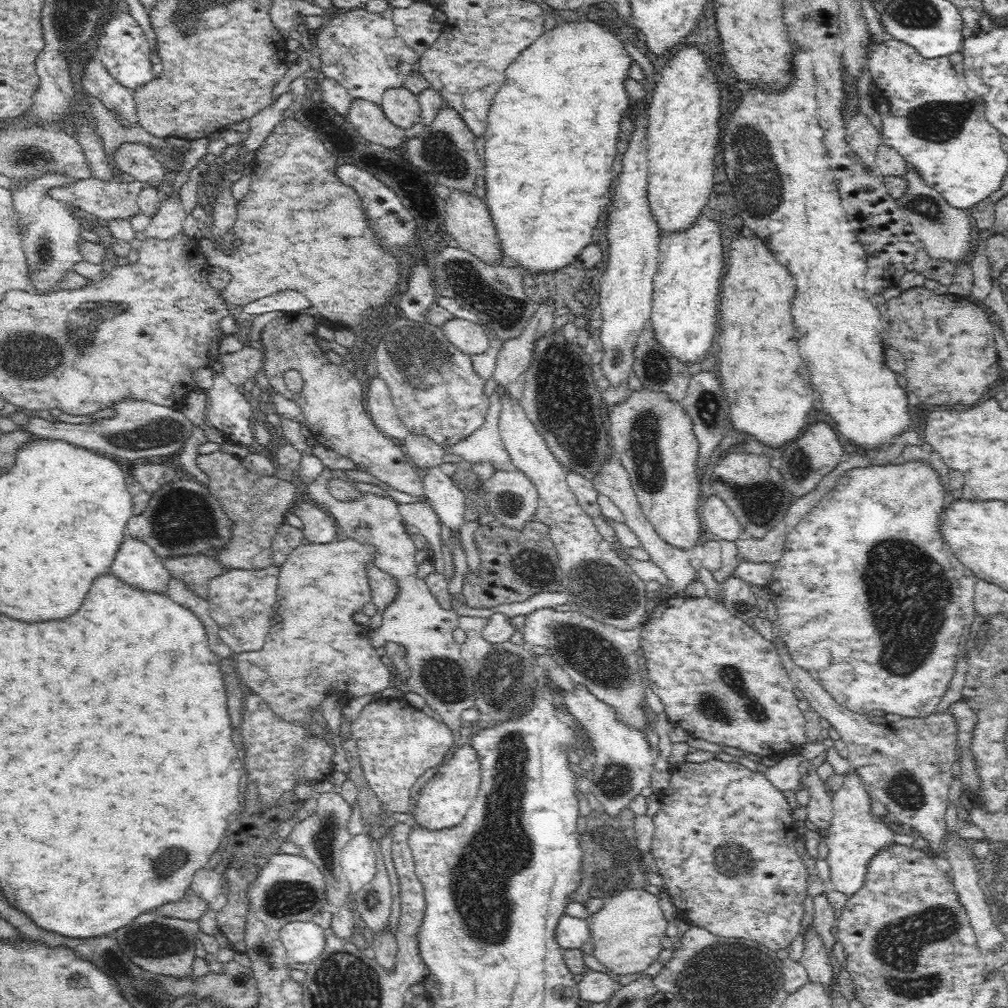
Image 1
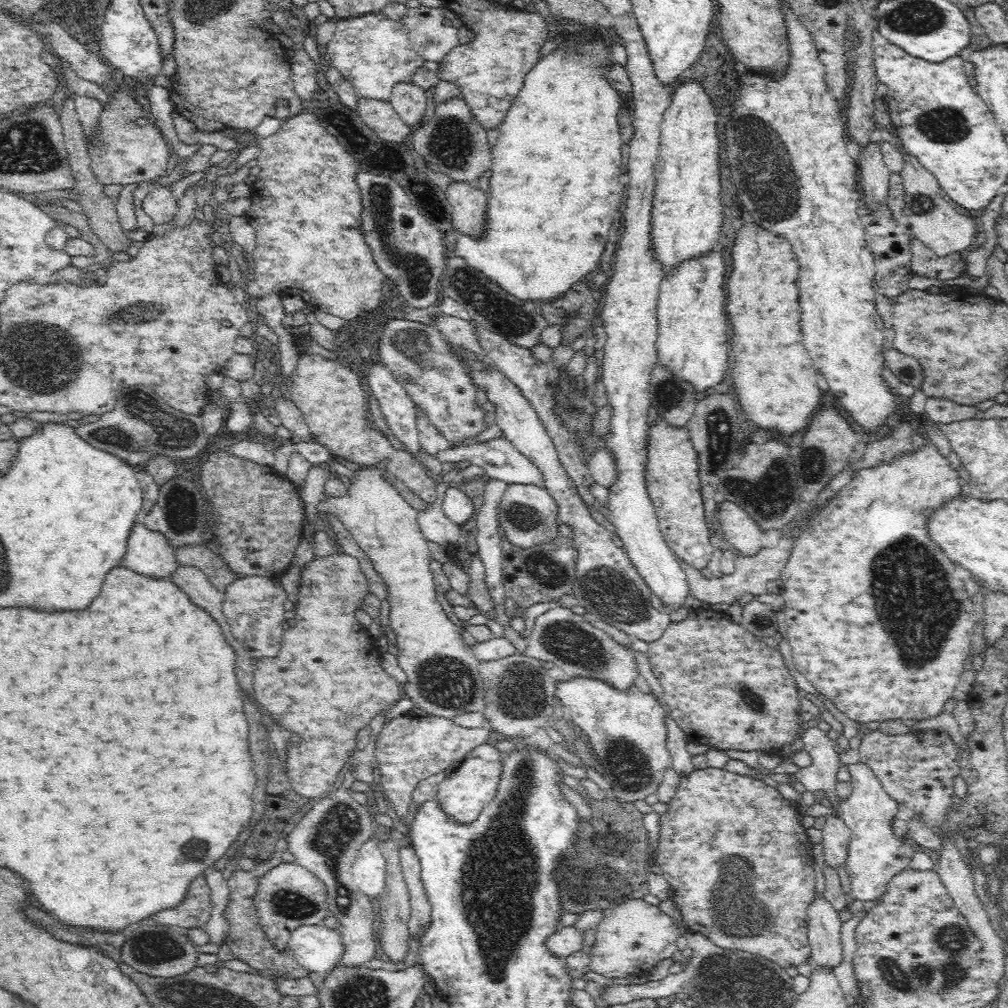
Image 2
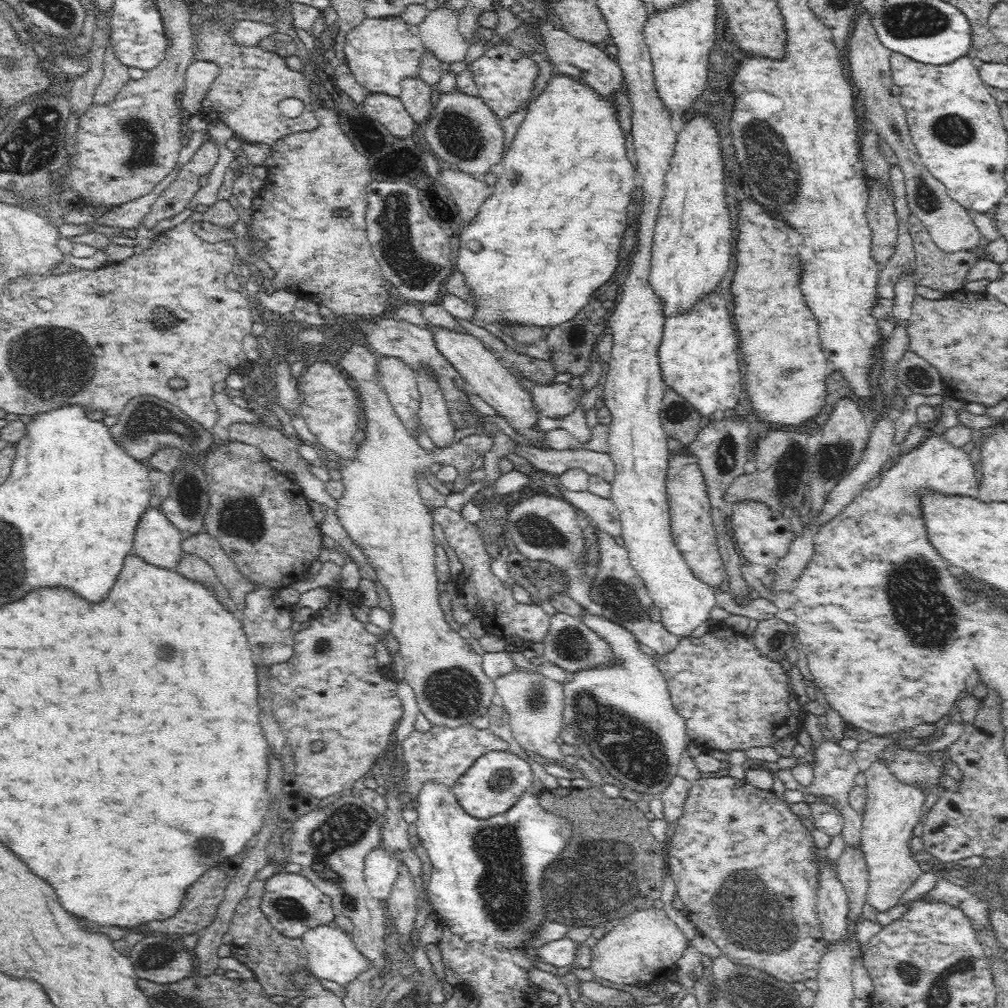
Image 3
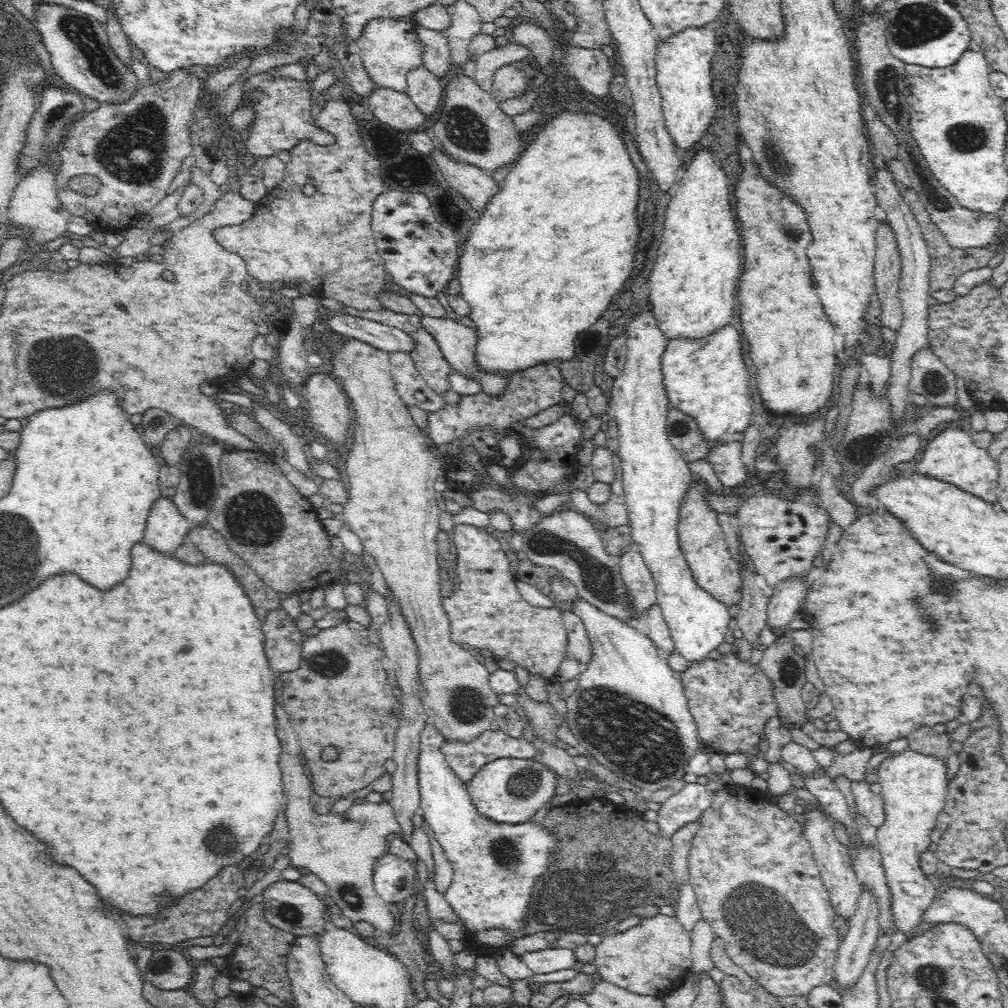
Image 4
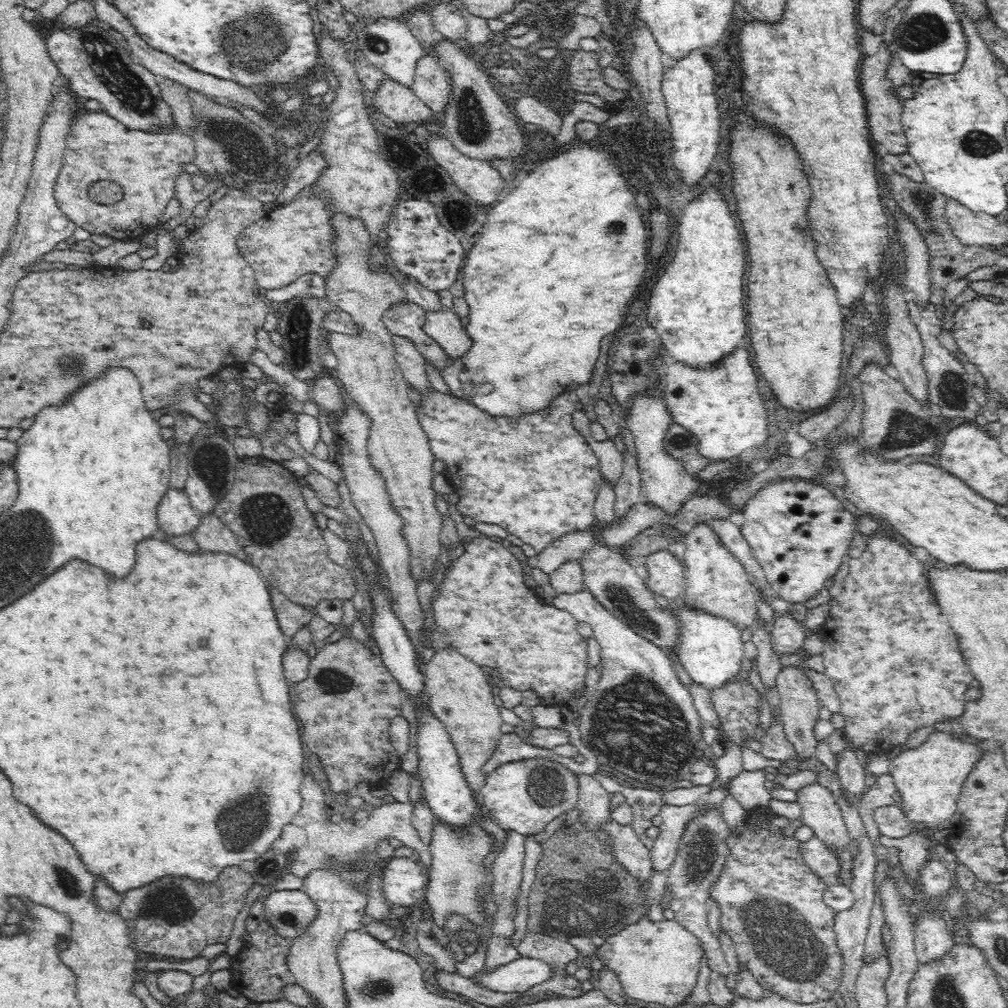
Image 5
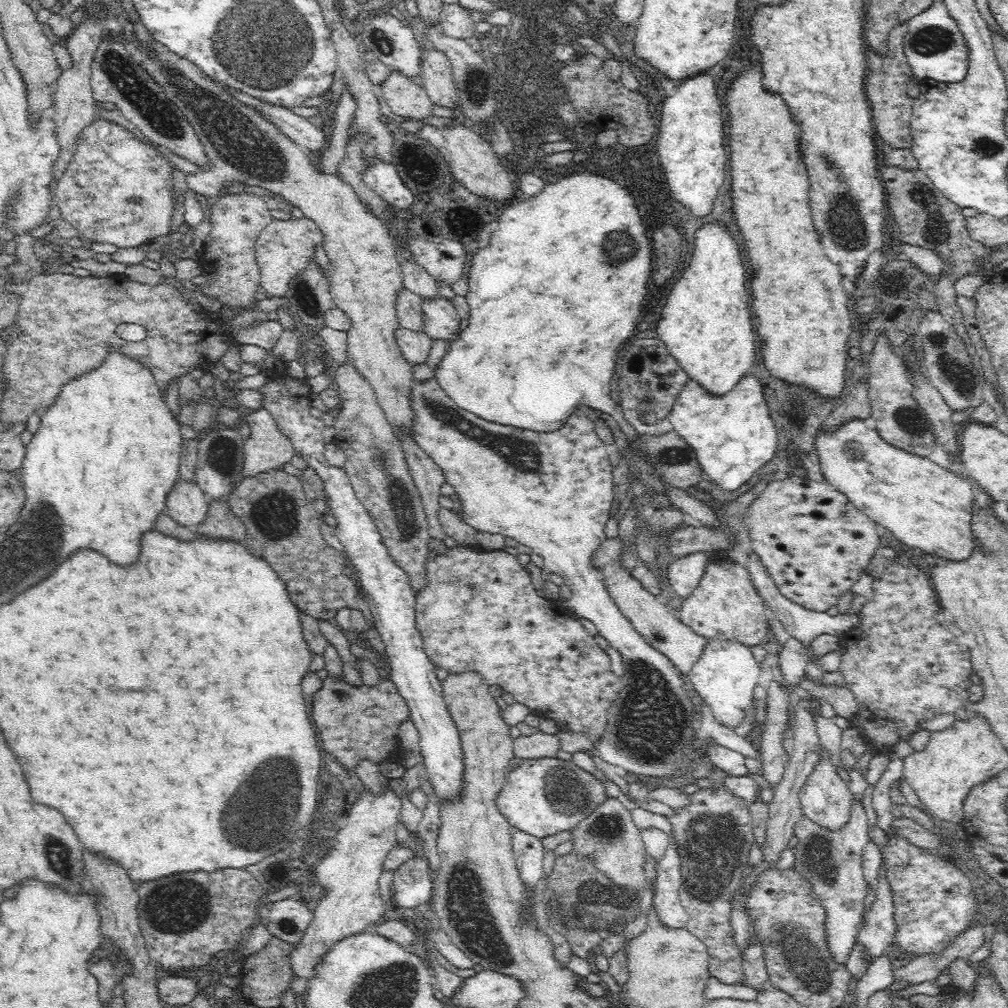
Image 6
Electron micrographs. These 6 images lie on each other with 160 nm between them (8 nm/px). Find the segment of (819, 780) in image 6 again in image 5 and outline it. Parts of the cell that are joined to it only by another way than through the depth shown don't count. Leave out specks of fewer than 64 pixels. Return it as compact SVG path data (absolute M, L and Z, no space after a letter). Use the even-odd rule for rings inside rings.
M816 783L808 784L796 791L797 803L801 808L803 824L812 828L812 832L820 842L827 848L834 851L833 857L837 860L837 880L840 885L850 886L852 882L853 856L849 852L851 838L847 833L844 821L842 820L839 806L835 803L834 797L825 788L818 786Z

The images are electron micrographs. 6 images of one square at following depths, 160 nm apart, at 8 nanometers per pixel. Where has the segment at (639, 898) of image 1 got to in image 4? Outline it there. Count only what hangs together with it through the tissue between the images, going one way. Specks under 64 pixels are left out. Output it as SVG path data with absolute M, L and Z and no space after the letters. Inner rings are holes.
M658 913L651 917L642 917L636 926L632 926L628 930L612 931L603 935L602 941L595 944L596 955L592 962L596 966L598 974L602 976L601 980L606 980L635 994L661 998L664 993L676 986L690 970L690 947L690 933L684 929L676 917Z

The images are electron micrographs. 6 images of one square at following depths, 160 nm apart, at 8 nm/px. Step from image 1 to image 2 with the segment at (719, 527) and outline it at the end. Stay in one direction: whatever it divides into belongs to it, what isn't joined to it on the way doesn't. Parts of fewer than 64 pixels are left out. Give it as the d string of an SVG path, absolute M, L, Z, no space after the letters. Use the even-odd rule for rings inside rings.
M720 501L717 506L720 532L743 555L753 555L763 547L766 531L760 530L754 521L733 502Z

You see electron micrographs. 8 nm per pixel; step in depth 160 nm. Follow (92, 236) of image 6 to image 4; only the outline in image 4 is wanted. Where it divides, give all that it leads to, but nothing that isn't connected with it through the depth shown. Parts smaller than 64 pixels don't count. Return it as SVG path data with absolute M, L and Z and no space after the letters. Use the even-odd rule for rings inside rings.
M190 65L189 67L180 67L176 70L171 70L164 76L164 80L158 80L158 82L154 82L154 84L150 84L149 82L141 83L136 86L135 90L132 94L129 95L128 98L122 100L122 102L108 102L100 105L100 108L96 108L96 110L92 110L90 113L81 114L80 117L76 119L73 126L68 130L68 137L64 140L64 144L60 151L60 160L62 160L62 166L58 170L56 174L56 192L60 201L64 207L70 211L70 214L75 216L80 216L89 221L93 226L97 226L102 230L106 231L115 231L128 229L131 222L135 222L137 219L141 218L143 215L148 214L149 210L166 196L166 190L173 182L174 178L177 176L177 173L180 170L183 161L187 156L191 154L192 150L192 140L190 140L191 133L191 125L194 119L194 112L196 111L196 103L200 100L201 92L200 92L200 80L196 78L196 68L194 65ZM80 174L90 174L90 176L96 176L98 178L98 182L100 182L100 186L98 186L98 190L92 194L92 196L86 196L86 194L78 194L78 192L74 192L70 185L72 180L72 176L80 176Z

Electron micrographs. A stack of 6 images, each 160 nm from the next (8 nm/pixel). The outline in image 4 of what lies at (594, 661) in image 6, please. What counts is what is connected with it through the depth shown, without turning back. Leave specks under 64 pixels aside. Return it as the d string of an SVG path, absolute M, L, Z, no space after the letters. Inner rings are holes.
M453 524L450 531L456 567L455 579L450 579L453 590L450 597L443 598L442 608L448 616L452 637L458 646L467 644L476 649L488 649L496 658L508 658L514 664L522 666L530 674L540 674L545 680L554 677L560 664L565 659L564 649L566 631L560 610L532 606L526 602L517 586L517 579L509 570L510 562L506 557L497 538L486 529L472 526L472 524Z

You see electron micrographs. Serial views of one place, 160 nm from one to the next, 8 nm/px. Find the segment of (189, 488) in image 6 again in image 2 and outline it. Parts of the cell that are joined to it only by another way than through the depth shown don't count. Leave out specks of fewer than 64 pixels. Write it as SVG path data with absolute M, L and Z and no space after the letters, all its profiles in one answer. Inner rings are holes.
M136 524L128 536L121 566L150 579L169 579L178 568L174 548L157 532Z

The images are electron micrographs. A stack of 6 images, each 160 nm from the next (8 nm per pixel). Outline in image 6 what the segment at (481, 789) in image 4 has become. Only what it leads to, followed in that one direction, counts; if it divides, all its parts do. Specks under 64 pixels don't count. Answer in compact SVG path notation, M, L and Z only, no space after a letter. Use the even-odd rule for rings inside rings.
M557 757L523 759L505 774L505 781L495 798L500 814L522 832L542 839L576 826L606 796L604 783L571 760Z

